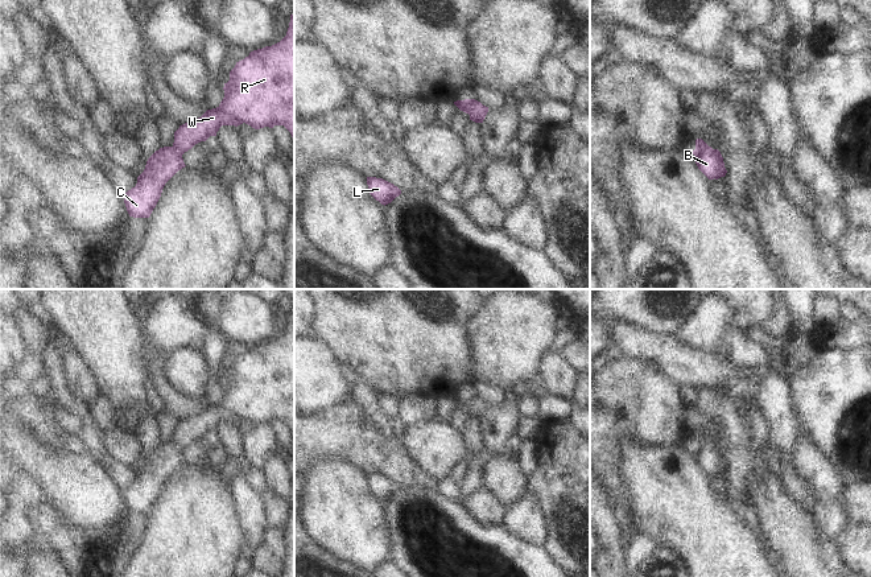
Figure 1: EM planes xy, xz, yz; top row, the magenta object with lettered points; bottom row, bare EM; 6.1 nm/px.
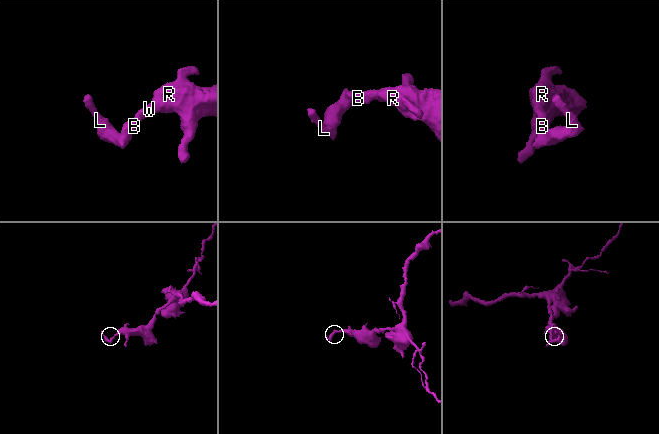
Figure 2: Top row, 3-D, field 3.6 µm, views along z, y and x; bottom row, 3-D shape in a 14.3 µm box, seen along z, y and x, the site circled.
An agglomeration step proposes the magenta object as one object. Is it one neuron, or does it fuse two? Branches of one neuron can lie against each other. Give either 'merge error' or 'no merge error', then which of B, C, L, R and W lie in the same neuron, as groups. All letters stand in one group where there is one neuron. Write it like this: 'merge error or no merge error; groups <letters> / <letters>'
no merge error; groups B C L R W

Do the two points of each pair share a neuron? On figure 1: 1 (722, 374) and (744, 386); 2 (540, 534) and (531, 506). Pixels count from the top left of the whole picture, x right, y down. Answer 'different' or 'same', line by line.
1: same
2: same

